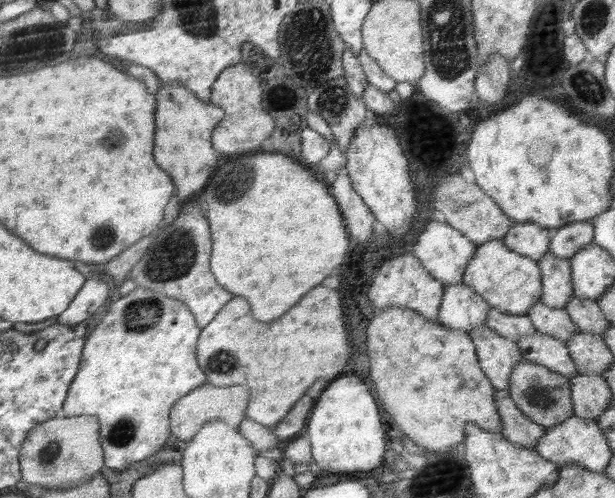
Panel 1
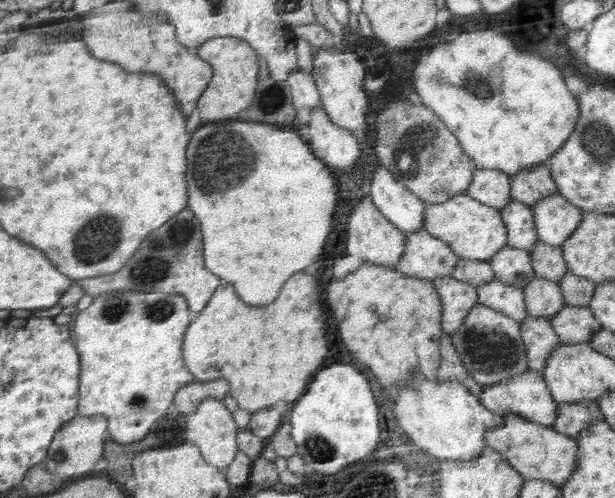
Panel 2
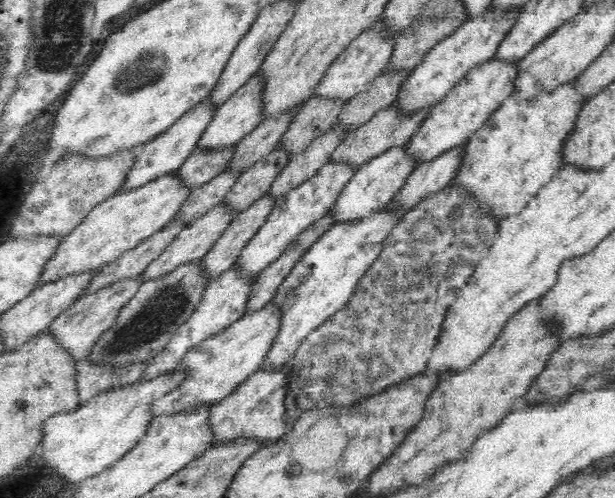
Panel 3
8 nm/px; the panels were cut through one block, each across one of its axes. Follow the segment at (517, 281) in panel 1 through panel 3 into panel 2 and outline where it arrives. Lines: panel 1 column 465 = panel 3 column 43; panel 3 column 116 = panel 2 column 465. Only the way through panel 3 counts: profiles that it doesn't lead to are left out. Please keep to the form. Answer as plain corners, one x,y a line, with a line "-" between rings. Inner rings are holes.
467,193
440,204
426,203
424,228
435,237
447,241
460,258
488,261
508,246
508,232
502,212
492,205
482,204

